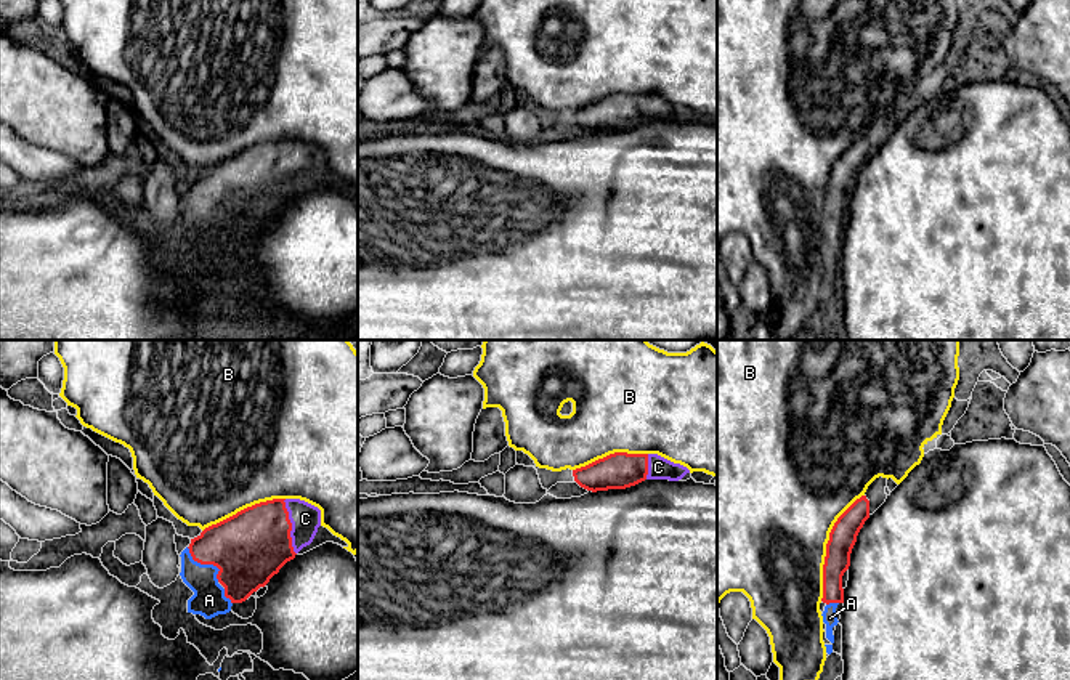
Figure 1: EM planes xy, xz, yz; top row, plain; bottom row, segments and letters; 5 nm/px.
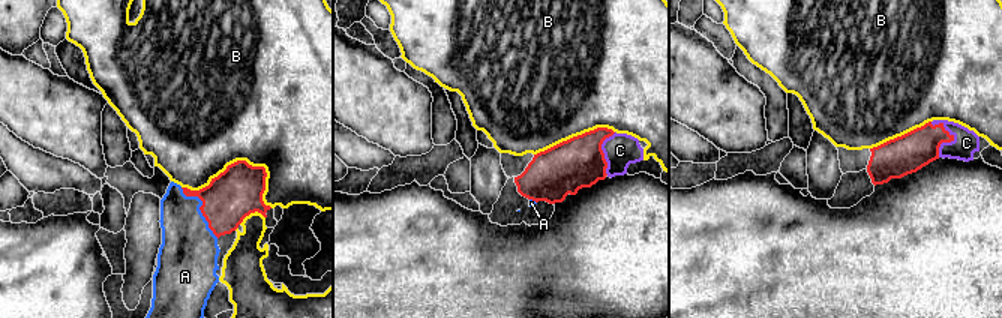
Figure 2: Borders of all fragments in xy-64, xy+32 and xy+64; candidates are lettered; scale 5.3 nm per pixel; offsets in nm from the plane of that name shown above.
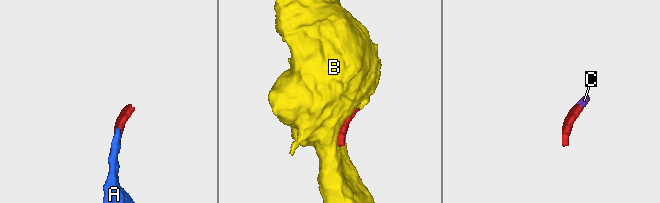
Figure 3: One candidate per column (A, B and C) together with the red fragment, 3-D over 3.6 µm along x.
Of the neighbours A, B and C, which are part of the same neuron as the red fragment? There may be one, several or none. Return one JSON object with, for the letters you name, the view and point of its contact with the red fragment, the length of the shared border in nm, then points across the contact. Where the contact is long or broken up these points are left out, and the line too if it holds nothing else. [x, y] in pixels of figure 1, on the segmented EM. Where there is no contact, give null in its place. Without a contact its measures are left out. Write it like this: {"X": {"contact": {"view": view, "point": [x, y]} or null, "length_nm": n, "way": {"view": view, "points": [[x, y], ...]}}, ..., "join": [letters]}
{"A": {"contact": {"view": "xy", "point": [206, 563]}, "length_nm": 240, "way": {"view": "xy", "points": [[249, 547], [223, 552], [206, 563], [209, 600]]}}, "C": {"contact": {"view": "xy", "point": [291, 526]}, "length_nm": 280}, "join": ["A", "C"]}

